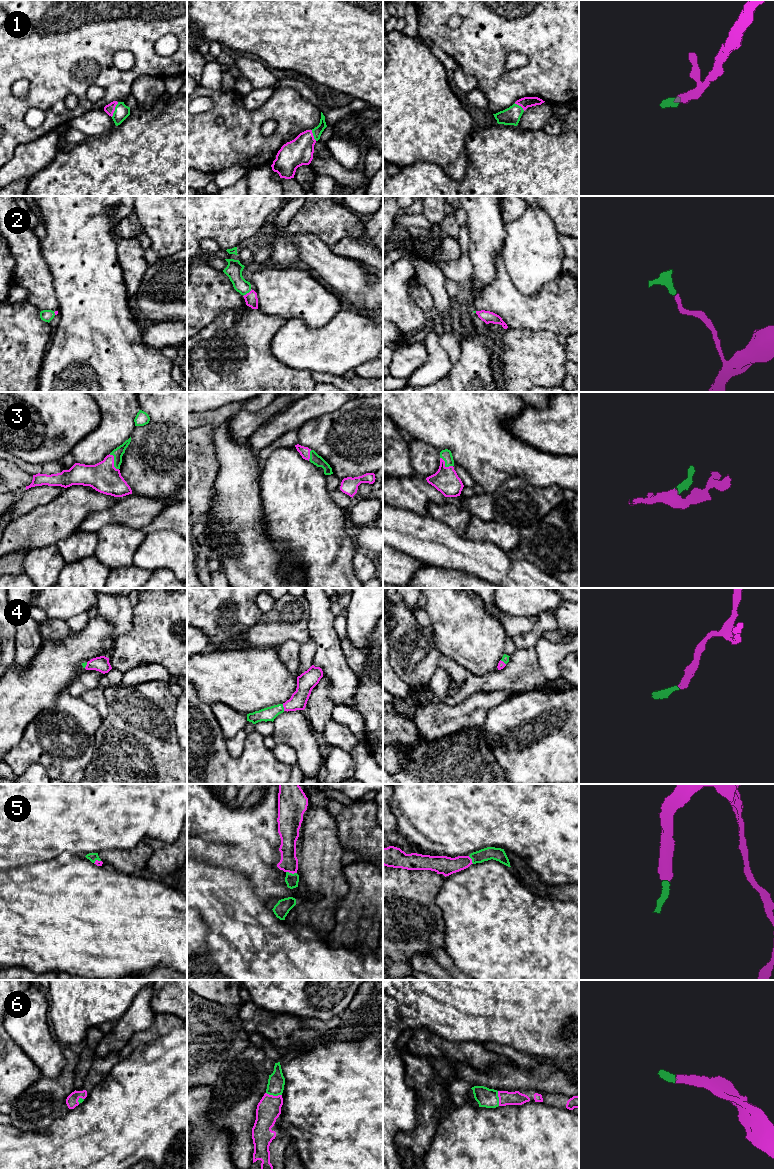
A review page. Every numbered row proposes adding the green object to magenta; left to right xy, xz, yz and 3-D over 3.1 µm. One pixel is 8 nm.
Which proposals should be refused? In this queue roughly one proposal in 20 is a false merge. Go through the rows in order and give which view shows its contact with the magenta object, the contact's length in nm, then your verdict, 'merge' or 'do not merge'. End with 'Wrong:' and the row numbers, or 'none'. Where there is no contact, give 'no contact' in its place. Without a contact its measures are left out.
1: contact in xy; length 130 nm; merge
2: contact in xz; length 90 nm; merge
3: contact in xy; length 150 nm; merge
4: contact in xz; length 60 nm; merge
5: contact in xz; length 90 nm; merge
6: contact in xz; length 130 nm; merge
Wrong: none

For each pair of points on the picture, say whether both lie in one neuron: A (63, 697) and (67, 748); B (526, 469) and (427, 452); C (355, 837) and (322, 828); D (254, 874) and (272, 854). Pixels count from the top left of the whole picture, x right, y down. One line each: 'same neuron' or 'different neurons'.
A: same neuron
B: different neurons
C: different neurons
D: different neurons

